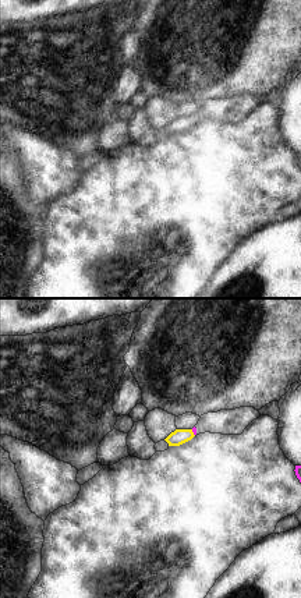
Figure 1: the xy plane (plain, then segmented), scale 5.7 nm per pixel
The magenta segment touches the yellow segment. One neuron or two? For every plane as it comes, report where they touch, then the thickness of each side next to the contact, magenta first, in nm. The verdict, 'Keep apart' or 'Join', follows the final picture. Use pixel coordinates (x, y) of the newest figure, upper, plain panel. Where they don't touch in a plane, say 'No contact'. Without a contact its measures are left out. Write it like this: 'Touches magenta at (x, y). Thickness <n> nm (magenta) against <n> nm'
Touches magenta at (193, 119). Thickness 30 nm (magenta) against 90 nm.

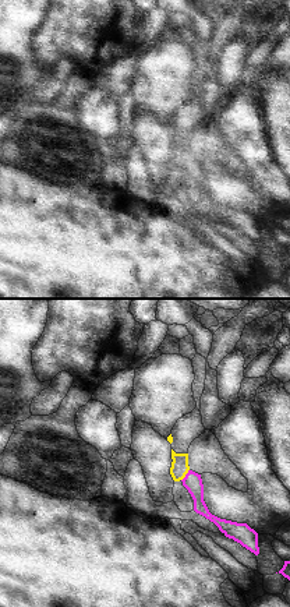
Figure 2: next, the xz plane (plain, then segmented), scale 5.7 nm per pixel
Touches magenta at (186, 162). Thickness 110 nm (magenta) against 100 nm.

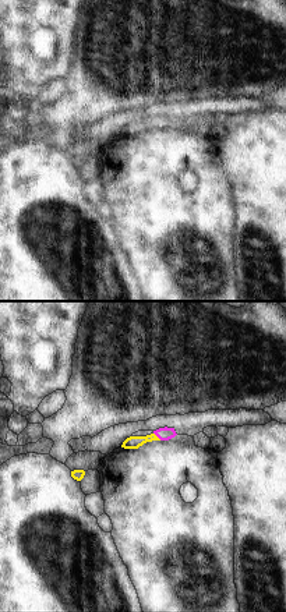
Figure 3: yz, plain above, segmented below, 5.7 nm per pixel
Touches magenta at (158, 124). Thickness 80 nm (magenta) against 80 nm.

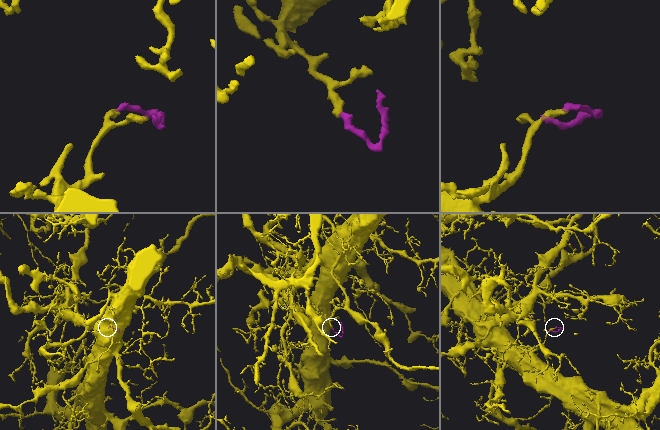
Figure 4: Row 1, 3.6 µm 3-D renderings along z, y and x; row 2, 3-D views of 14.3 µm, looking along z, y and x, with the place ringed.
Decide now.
Join.

